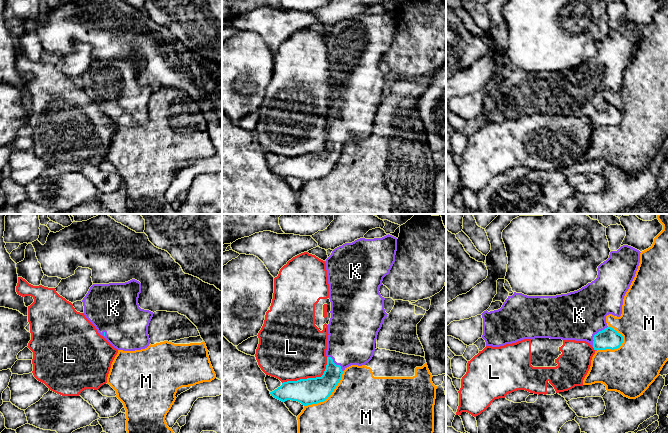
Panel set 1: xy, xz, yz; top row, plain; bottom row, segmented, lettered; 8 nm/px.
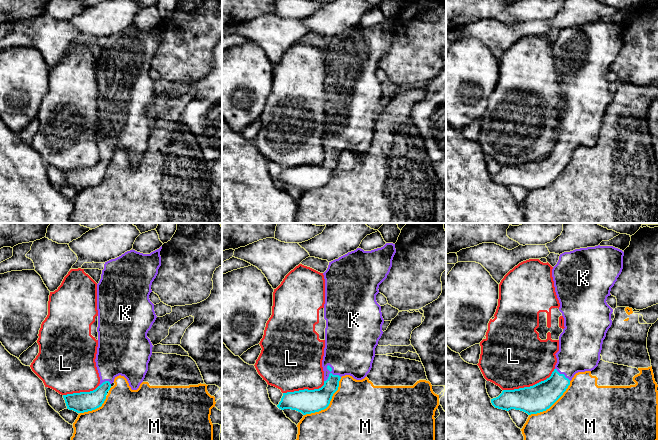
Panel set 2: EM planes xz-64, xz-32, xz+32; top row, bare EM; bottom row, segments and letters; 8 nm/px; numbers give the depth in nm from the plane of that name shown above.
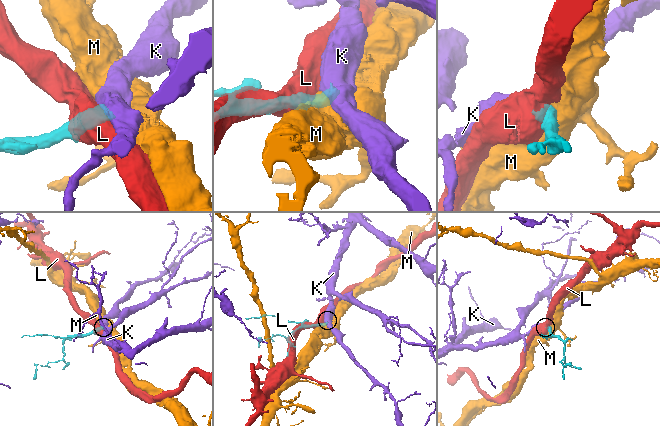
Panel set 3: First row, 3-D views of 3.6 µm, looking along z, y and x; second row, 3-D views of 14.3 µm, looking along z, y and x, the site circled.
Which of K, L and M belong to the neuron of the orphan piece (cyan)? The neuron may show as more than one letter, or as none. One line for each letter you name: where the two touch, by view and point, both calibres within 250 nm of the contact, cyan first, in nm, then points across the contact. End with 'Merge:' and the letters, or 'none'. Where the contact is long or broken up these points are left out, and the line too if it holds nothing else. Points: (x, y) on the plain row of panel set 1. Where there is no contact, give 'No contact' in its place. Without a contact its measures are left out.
K: Touches cyan at yz (595, 110). Thickness 160 nm (cyan) against 400 nm. Path across: yz (608, 114), (595, 110), (579, 91)
Merge: K

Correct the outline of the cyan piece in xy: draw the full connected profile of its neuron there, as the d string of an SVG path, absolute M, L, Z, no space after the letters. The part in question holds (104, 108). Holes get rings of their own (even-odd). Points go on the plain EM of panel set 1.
M132 55L125 59L93 60L82 76L85 93L117 126L141 126L150 120L148 102L154 89L139 83L140 69L141 59Z

